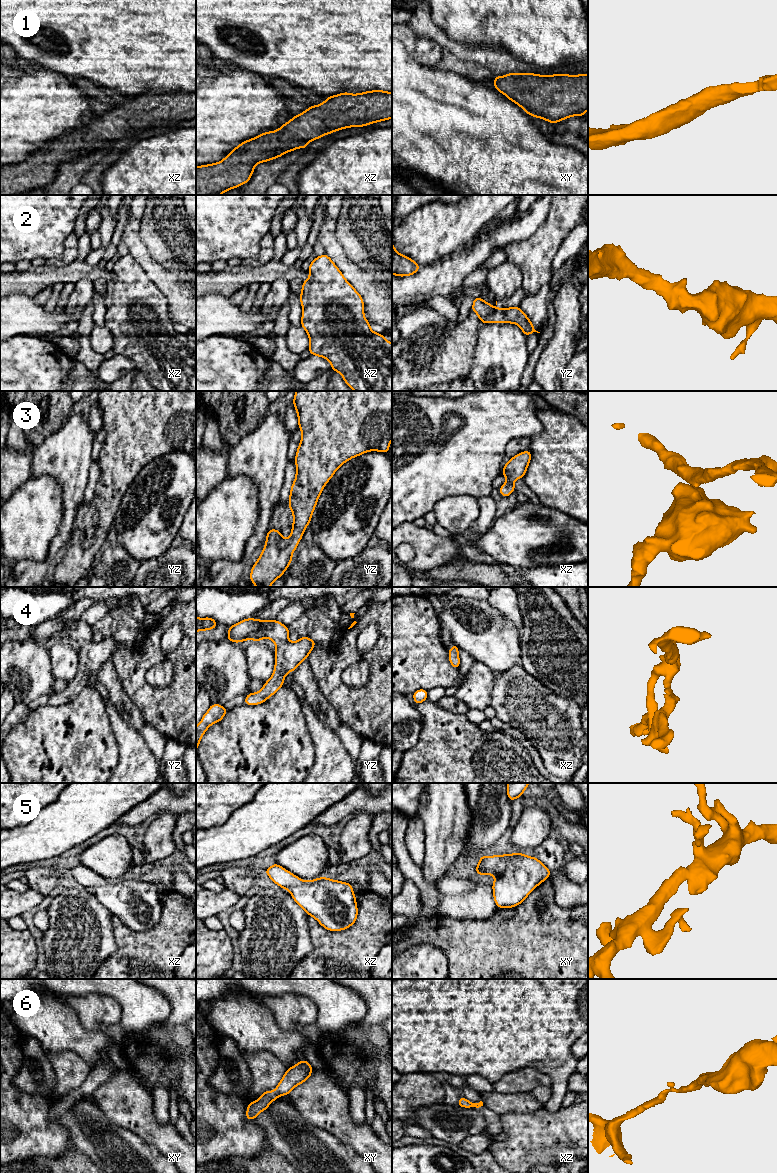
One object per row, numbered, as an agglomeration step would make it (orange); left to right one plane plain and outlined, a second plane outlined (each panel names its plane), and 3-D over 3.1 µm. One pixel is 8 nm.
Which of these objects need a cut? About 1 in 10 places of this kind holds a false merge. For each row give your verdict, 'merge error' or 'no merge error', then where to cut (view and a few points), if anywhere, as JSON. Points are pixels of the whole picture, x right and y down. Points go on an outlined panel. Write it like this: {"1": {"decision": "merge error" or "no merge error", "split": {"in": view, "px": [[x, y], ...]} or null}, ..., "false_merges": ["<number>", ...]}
{"1": {"decision": "no merge error", "split": null}, "2": {"decision": "no merge error", "split": null}, "3": {"decision": "no merge error", "split": null}, "4": {"decision": "no merge error", "split": null}, "5": {"decision": "no merge error", "split": null}, "6": {"decision": "no merge error", "split": null}, "false_merges": []}

